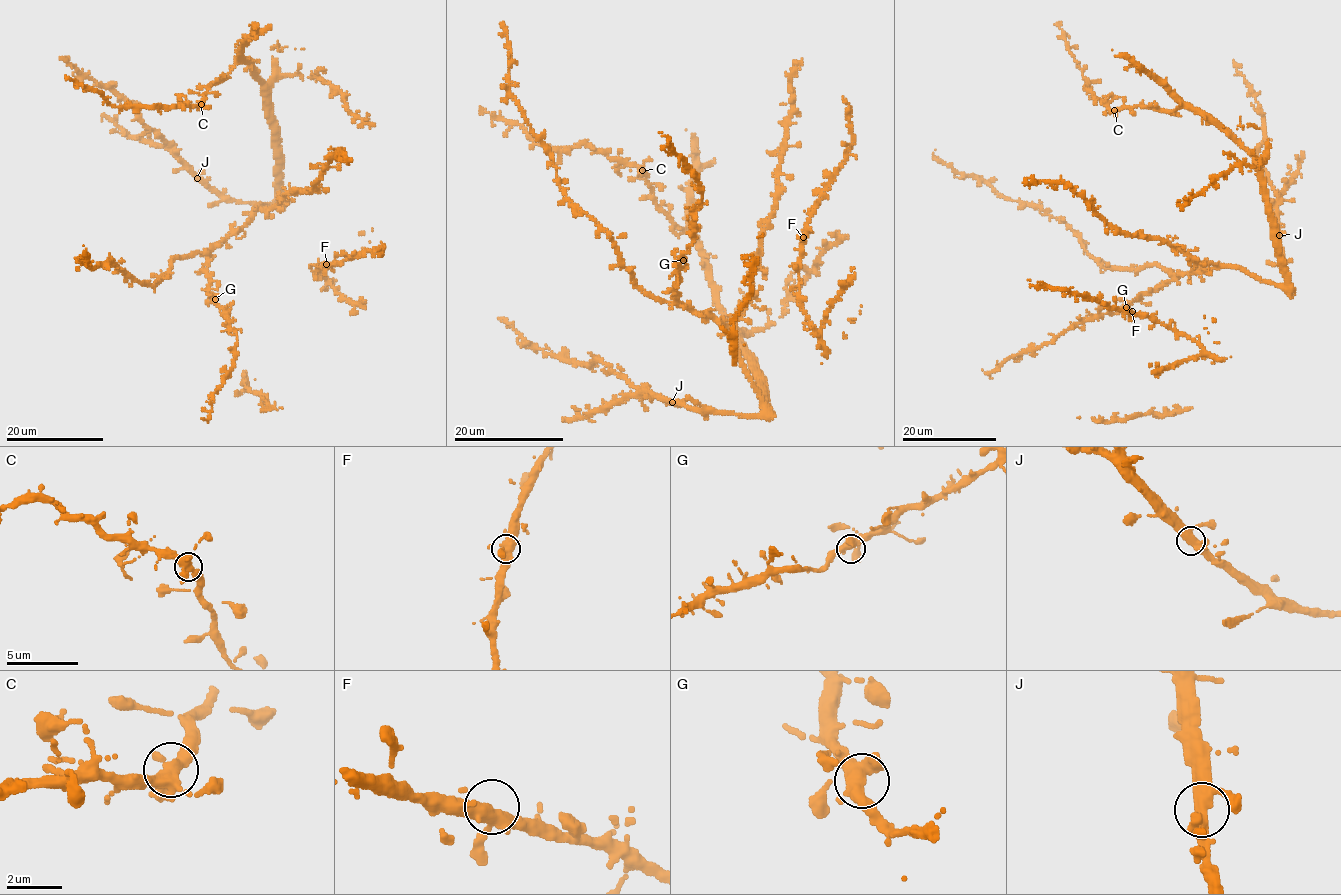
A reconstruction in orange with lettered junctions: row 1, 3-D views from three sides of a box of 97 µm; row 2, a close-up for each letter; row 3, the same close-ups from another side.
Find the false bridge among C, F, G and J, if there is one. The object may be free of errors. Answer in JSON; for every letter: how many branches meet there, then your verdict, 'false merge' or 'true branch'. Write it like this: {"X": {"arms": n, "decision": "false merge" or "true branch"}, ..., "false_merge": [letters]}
{"C": {"arms": 4, "decision": "true branch"}, "F": {"arms": 4, "decision": "true branch"}, "G": {"arms": 4, "decision": "true branch"}, "J": {"arms": 4, "decision": "true branch"}, "false_merge": []}

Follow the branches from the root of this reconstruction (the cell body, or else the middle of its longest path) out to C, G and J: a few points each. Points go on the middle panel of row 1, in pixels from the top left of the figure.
C: (761, 399), (758, 378), (740, 335), (720, 304), (710, 268), (697, 241), (657, 205), (641, 170)
G: (761, 399), (733, 342), (732, 331), (677, 301), (676, 280), (683, 260)
J: (761, 399), (760, 415), (723, 414), (672, 402)

